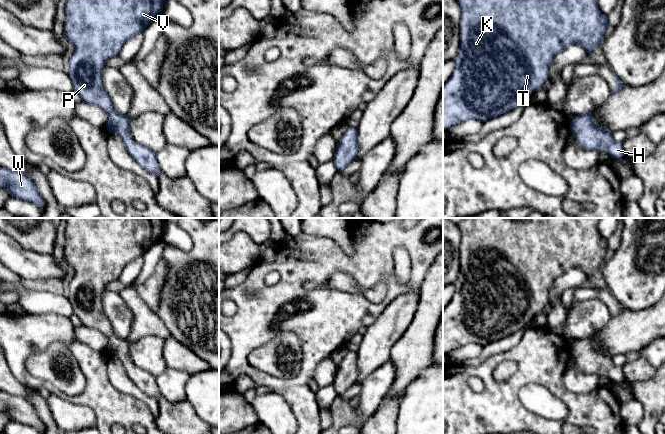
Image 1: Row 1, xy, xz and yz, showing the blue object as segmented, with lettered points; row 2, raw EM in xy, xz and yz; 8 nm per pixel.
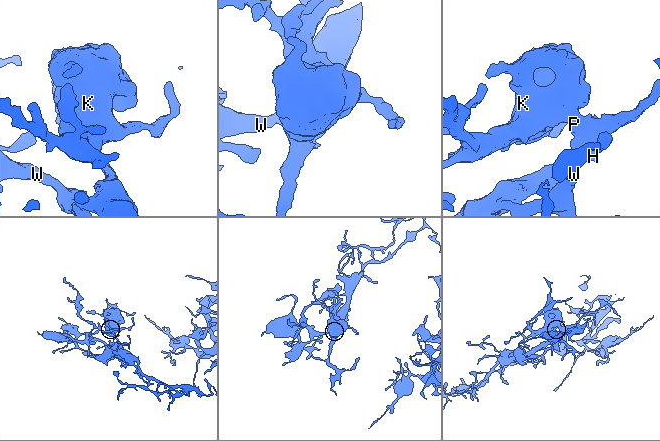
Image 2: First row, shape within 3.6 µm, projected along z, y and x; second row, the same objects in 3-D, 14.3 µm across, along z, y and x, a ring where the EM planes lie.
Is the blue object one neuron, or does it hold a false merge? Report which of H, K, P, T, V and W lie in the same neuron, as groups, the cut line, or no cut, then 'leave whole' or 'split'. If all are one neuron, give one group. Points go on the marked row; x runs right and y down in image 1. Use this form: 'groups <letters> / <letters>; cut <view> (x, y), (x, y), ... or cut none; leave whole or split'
groups H K P T V W; cut none; leave whole

